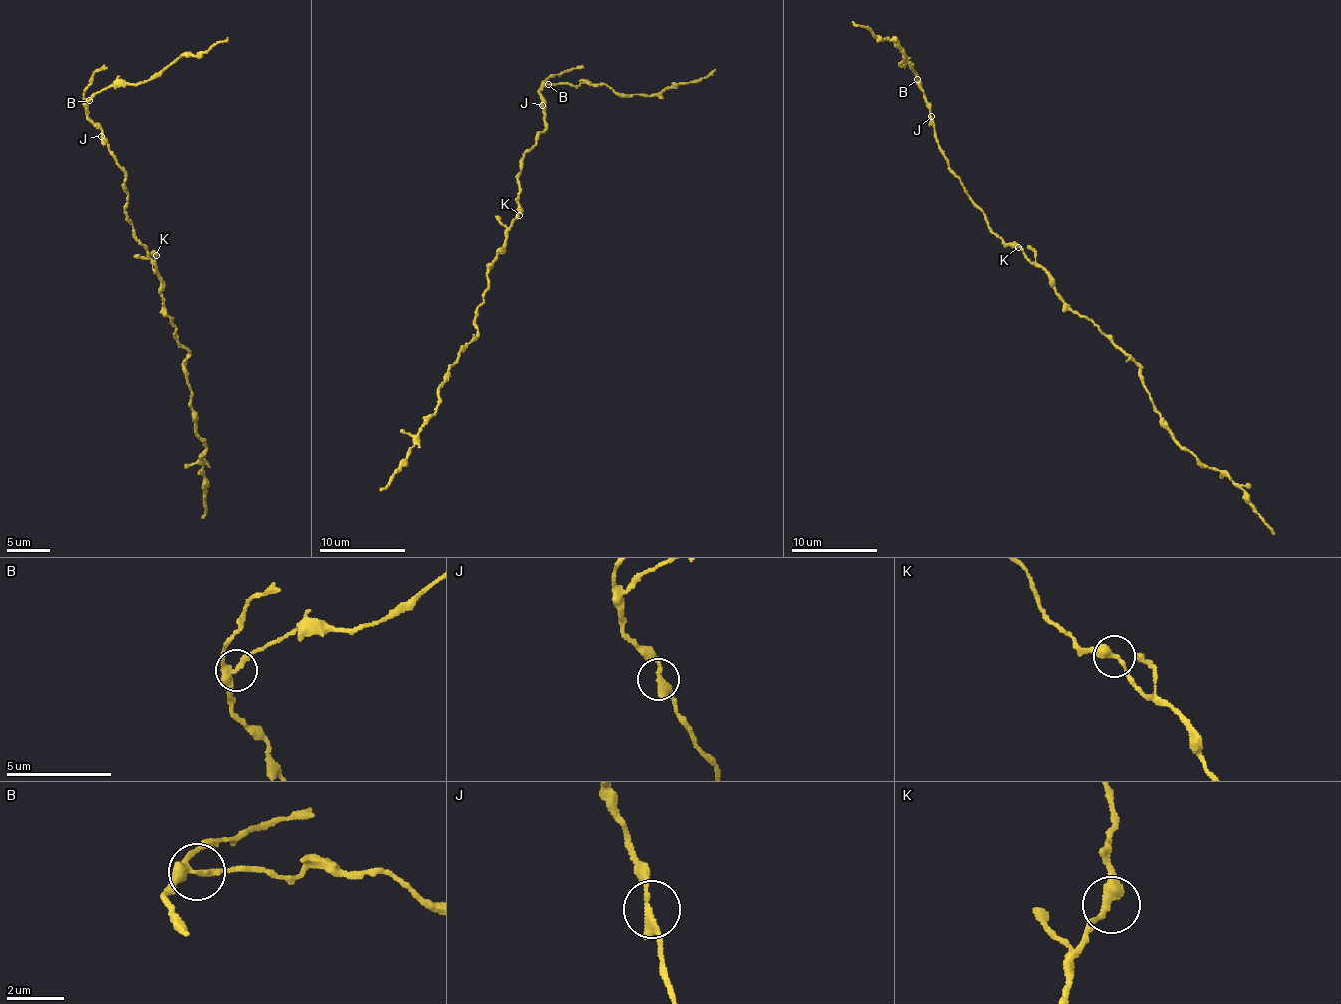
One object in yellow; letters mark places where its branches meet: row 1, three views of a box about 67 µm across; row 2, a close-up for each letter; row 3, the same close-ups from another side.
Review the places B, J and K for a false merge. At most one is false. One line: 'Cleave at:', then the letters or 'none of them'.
Cleave at: B

